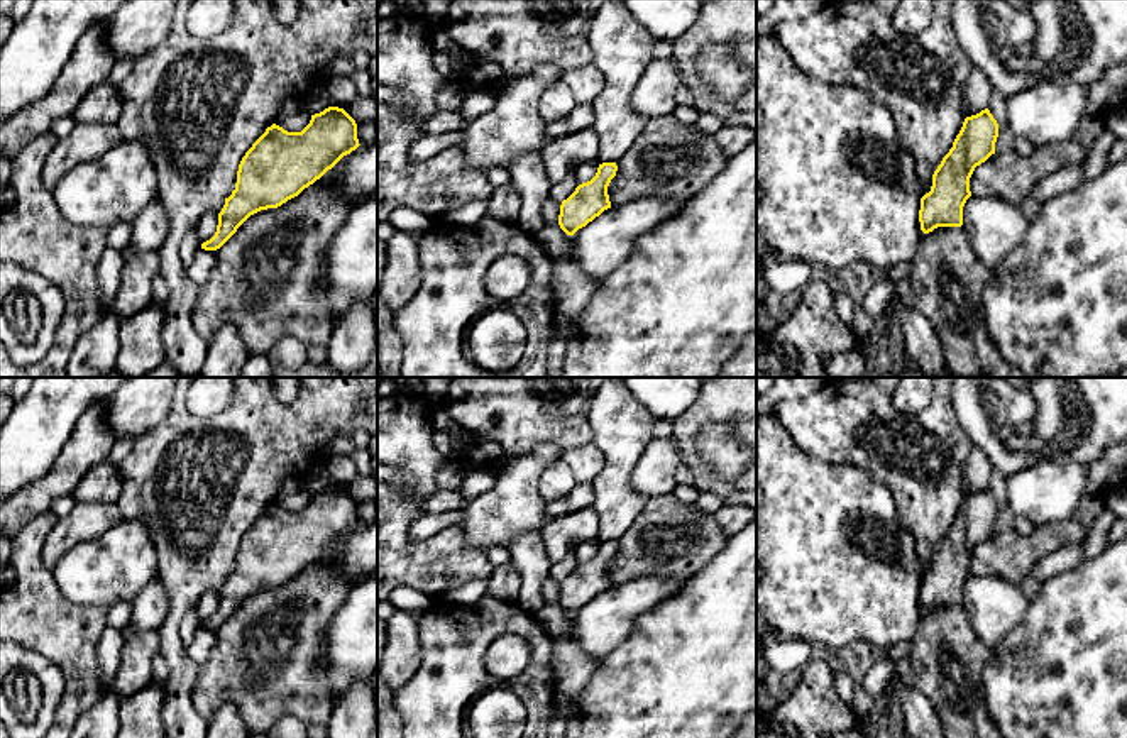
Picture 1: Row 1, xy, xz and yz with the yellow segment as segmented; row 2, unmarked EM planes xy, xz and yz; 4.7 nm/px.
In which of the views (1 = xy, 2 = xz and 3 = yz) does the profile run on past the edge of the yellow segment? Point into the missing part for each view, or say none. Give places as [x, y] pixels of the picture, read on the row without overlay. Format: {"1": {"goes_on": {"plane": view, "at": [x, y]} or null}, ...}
{"1": {"goes_on": null}, "2": {"goes_on": null}, "3": {"goes_on": null}}

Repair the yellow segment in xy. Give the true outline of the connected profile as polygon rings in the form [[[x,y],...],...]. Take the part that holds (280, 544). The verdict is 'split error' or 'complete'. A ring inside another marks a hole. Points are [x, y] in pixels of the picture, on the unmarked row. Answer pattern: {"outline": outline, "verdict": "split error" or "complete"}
{"outline": [[[338,486],[311,494],[301,511],[272,503],[242,537],[217,611],[201,628],[220,628],[250,594],[298,576],[359,525],[355,499]]], "verdict": "complete"}

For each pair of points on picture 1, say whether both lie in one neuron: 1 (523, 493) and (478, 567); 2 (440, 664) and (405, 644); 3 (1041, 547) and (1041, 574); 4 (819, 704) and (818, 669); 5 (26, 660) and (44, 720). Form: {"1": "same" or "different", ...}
{"1": "different", "2": "different", "3": "different", "4": "same", "5": "same"}

